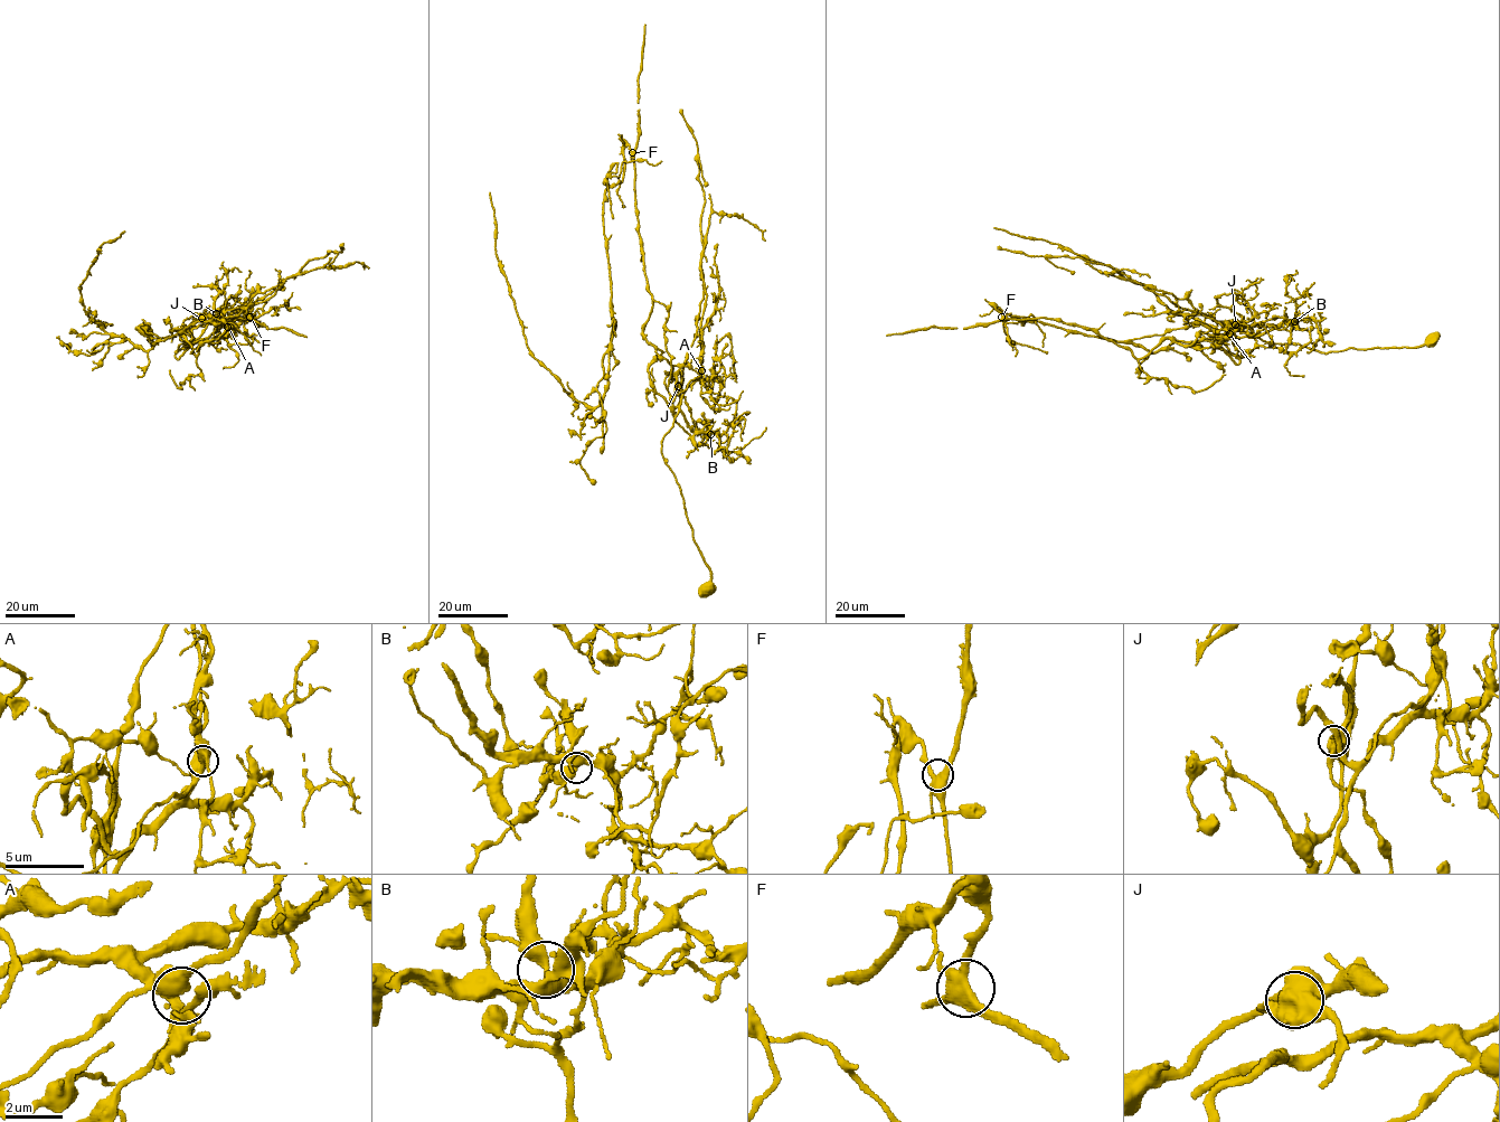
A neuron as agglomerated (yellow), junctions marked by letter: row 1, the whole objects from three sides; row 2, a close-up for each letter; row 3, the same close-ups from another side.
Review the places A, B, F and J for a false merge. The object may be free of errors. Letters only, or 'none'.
J

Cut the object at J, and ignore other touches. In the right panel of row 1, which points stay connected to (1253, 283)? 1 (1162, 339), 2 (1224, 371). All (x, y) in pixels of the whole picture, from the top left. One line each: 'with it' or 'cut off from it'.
1: cut off from it
2: cut off from it

